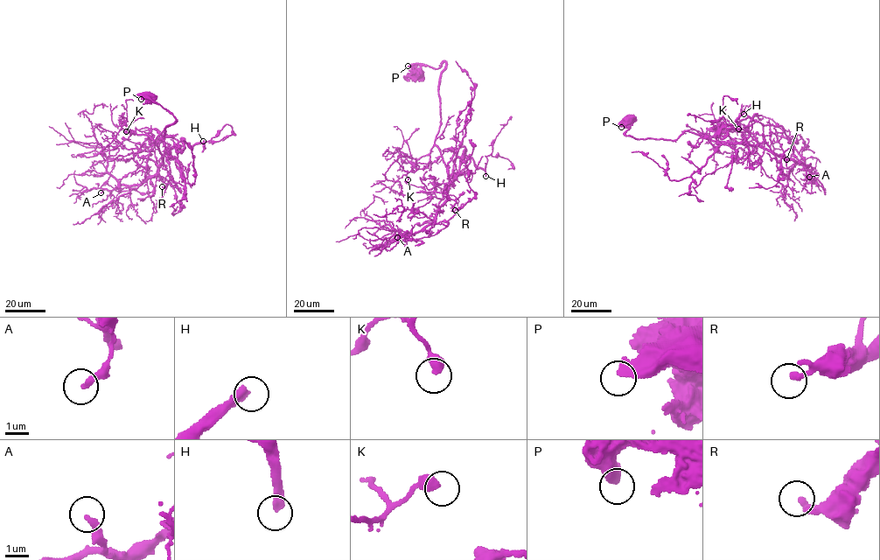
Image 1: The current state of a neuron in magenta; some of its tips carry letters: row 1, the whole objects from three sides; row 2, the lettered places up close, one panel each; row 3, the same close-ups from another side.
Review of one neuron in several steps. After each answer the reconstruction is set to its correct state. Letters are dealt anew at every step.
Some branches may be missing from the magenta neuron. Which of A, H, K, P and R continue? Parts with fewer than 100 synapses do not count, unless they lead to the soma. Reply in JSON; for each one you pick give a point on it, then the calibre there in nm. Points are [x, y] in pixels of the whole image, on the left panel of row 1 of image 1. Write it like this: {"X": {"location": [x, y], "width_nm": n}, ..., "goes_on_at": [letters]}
{"H": {"location": [203, 141], "width_nm": 320}, "goes_on_at": ["H"]}

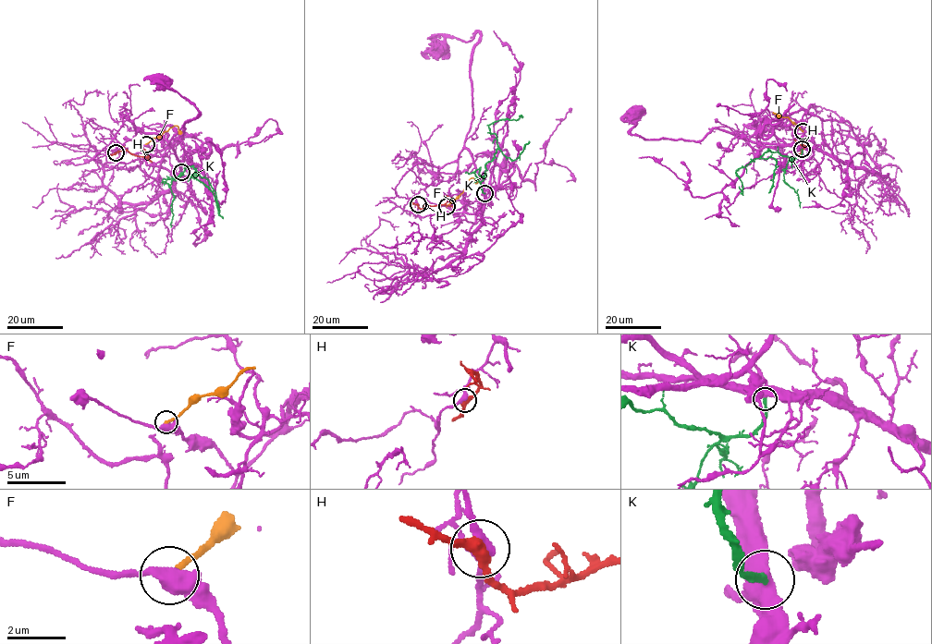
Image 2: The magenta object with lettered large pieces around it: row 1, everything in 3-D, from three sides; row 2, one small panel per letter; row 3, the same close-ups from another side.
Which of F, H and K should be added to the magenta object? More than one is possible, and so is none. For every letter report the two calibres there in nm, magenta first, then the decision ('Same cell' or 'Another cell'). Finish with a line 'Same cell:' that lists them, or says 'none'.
F: Thickness 550 nm (magenta) against 240 nm. Another cell
H: Thickness 320 nm (magenta) against 360 nm. Another cell
K: Thickness 500 nm (magenta) against 260 nm. Same cell
Same cell: K

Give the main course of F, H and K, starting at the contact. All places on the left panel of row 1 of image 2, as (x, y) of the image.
F: (146, 144), (173, 126), (177, 126), (181, 134)
H: (115, 153), (125, 150), (146, 157), (148, 155), (142, 149)
K: (181, 173), (176, 178), (184, 167), (191, 166), (198, 173), (190, 176), (208, 187), (218, 210), (216, 201)

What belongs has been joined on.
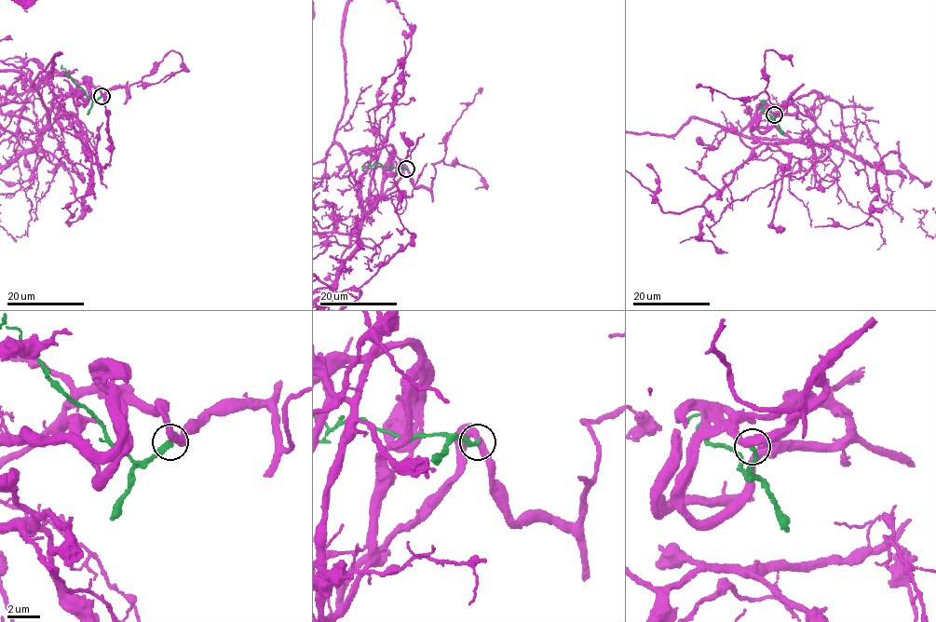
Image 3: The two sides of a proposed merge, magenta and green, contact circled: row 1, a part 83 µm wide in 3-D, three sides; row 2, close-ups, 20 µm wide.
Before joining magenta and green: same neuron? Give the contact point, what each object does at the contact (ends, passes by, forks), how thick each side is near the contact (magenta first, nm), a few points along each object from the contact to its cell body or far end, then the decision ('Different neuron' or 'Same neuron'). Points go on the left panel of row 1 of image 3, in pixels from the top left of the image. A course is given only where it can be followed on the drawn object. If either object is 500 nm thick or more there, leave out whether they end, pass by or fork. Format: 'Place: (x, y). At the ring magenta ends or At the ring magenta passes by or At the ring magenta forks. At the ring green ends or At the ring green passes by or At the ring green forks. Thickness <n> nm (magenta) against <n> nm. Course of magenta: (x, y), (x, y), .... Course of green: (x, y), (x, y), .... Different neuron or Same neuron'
Place: (101, 96). At the ring magenta passes by. At the ring green ends. Thickness 440 nm (magenta) against 320 nm. Course of green: (101, 95), (91, 100), (61, 64). Different neuron

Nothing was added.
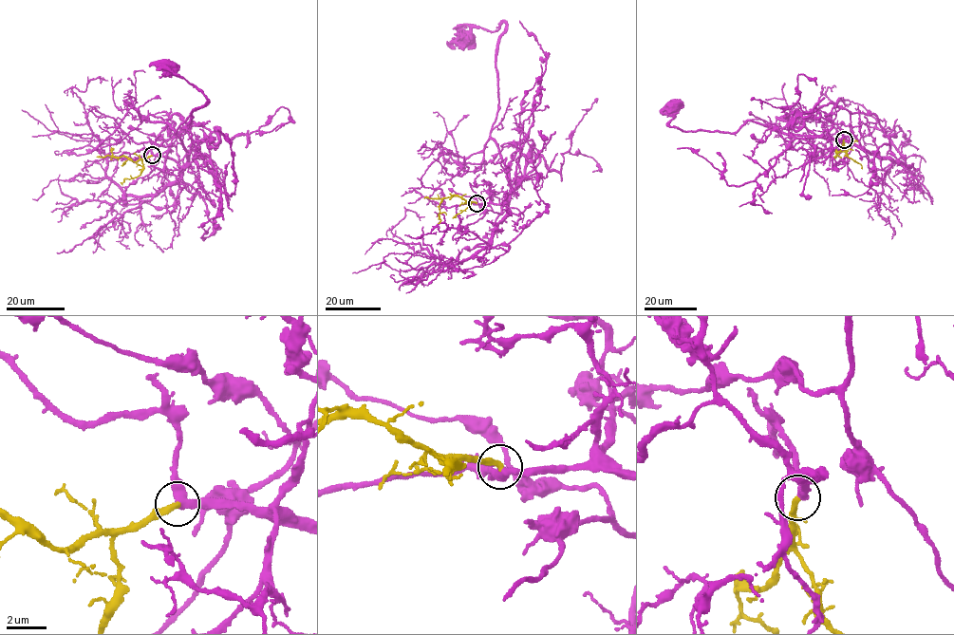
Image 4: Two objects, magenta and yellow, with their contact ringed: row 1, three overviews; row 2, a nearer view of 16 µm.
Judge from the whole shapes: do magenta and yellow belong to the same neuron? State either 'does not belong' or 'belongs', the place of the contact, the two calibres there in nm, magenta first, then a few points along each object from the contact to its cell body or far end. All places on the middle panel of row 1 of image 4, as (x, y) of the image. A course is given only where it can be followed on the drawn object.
belongs | (476, 203) | 400/300 nm | magenta via (476, 202), (505, 203), (510, 193), (490, 130), (506, 23), (466, 36) | yellow via (476, 202), (455, 196), (443, 198), (439, 208), (438, 223)

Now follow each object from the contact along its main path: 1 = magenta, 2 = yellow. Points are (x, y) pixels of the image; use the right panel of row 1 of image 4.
1: (843, 140), (783, 134), (749, 121), (732, 133), (682, 131), (668, 124), (671, 106)
2: (843, 140), (837, 152), (845, 151), (857, 141)

